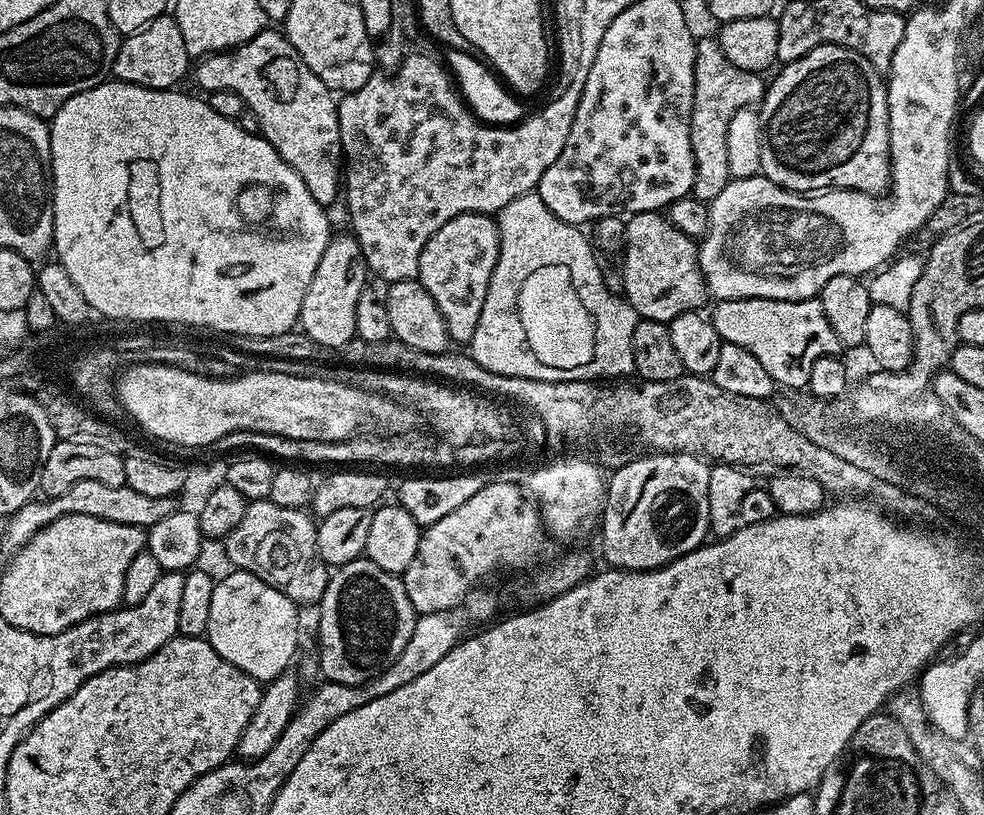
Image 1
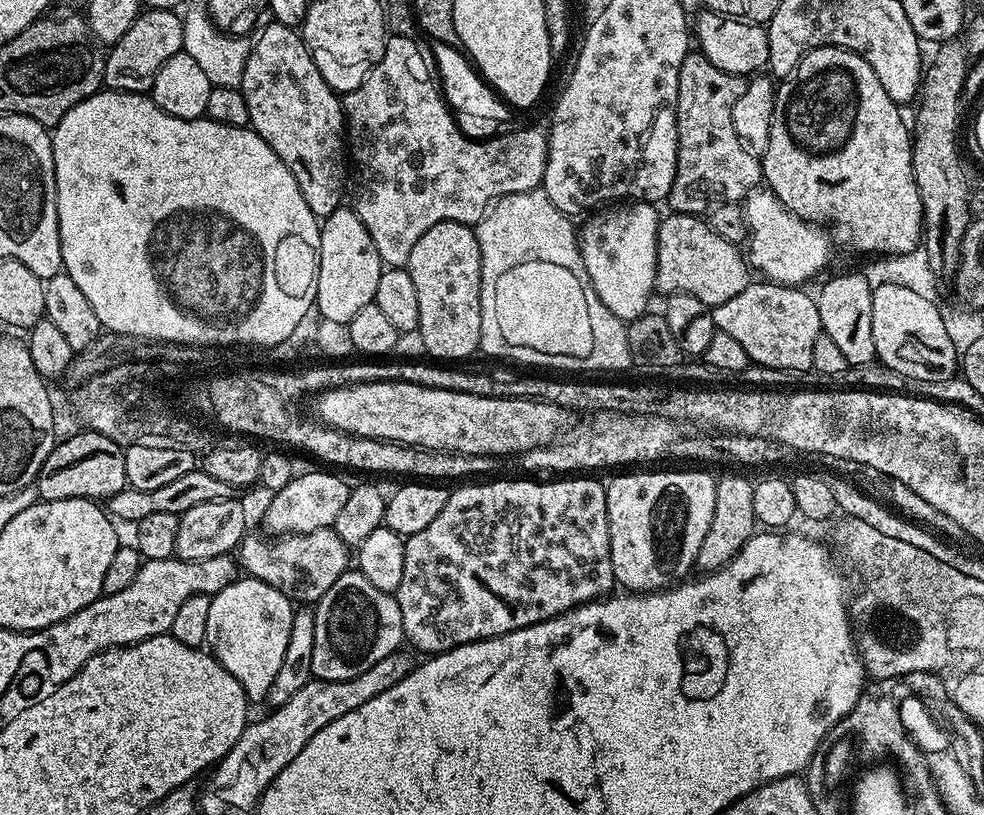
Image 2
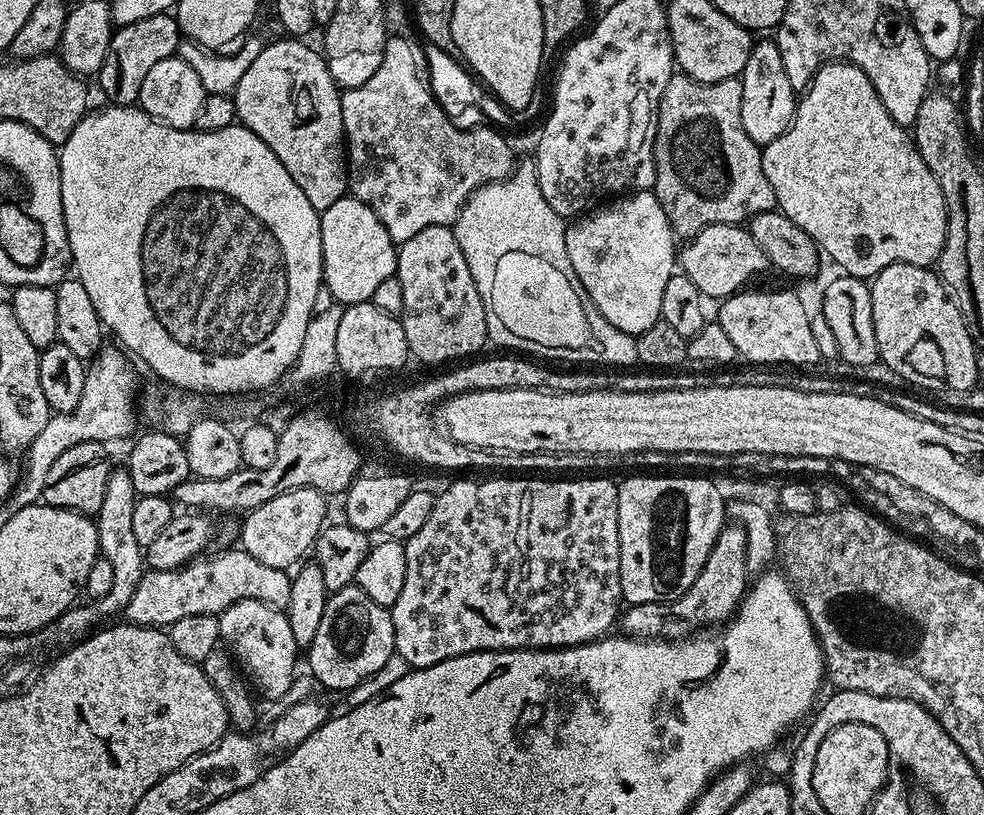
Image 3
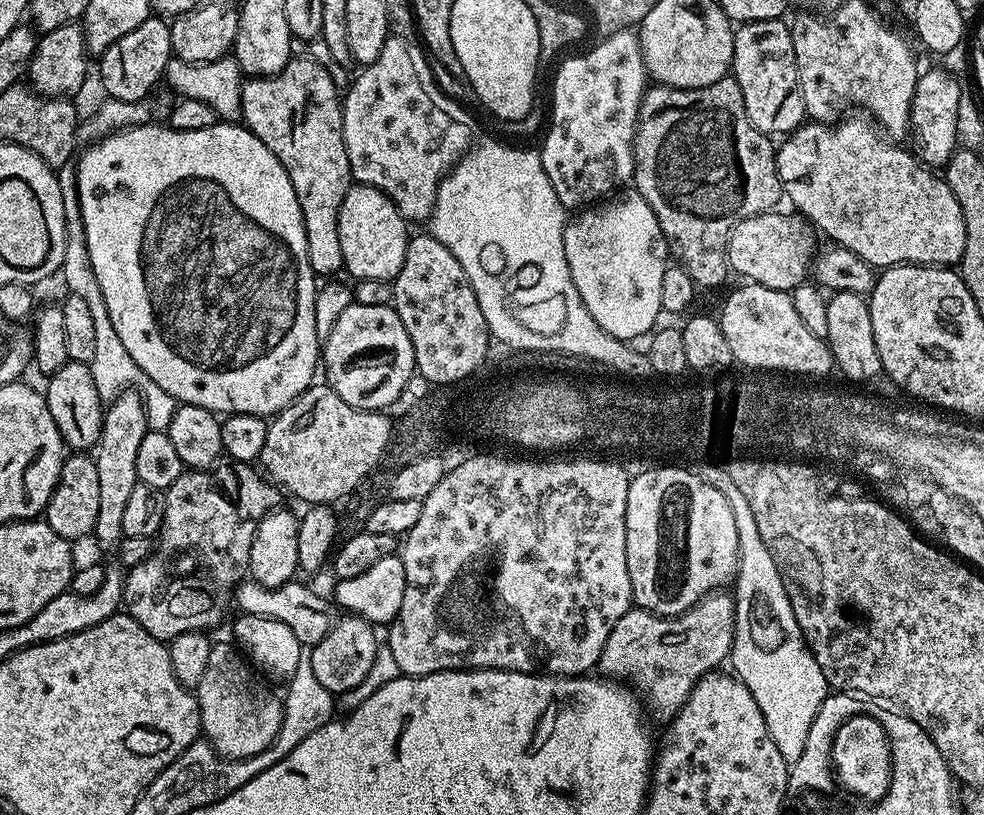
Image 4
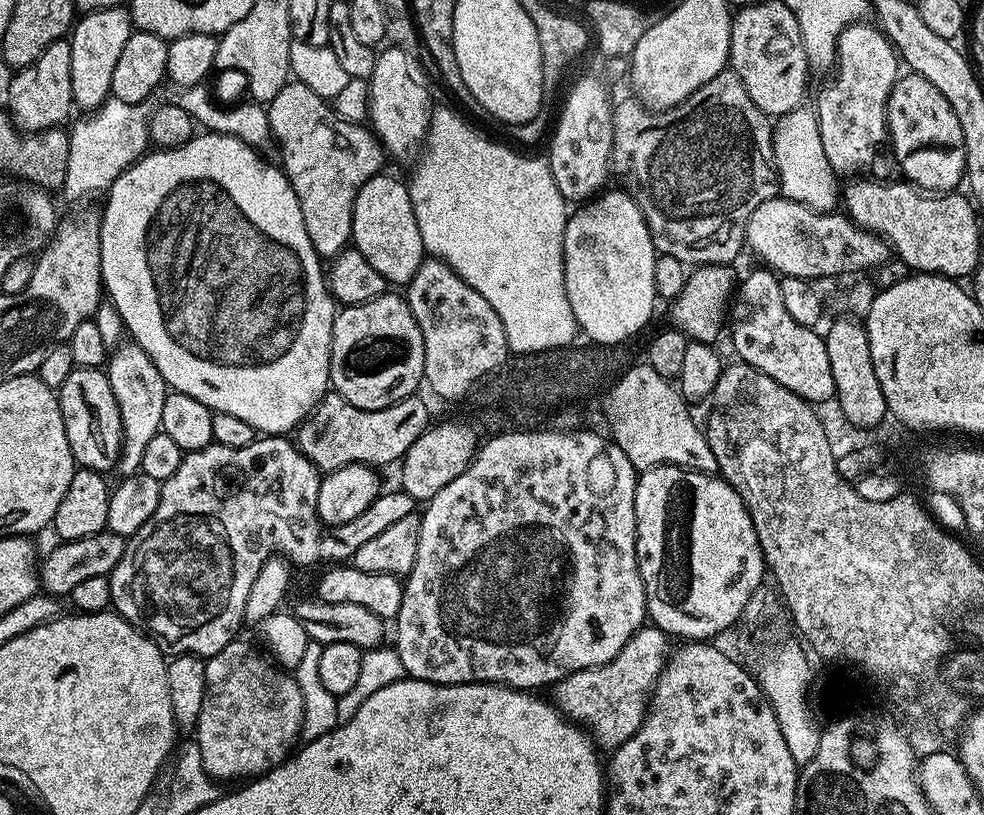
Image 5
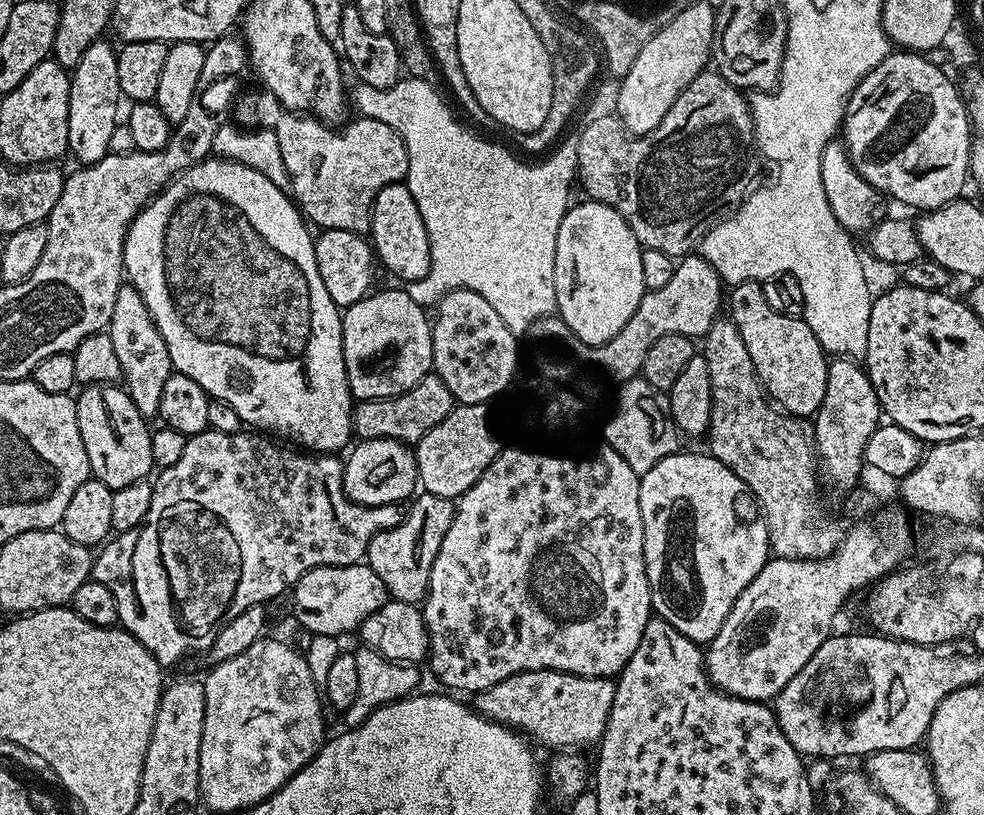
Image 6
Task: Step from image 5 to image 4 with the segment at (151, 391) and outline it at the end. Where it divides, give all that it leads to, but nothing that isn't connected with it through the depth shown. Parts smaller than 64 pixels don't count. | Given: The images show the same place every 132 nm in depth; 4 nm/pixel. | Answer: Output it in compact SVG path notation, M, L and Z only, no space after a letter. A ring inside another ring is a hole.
M129 390L118 394L104 410L104 429L94 449L94 459L98 466L98 522L94 533L104 548L115 549L119 545L124 531L122 530L122 514L130 493L137 484L136 463L138 462L138 446L142 438L149 432L148 415L144 398L139 392Z

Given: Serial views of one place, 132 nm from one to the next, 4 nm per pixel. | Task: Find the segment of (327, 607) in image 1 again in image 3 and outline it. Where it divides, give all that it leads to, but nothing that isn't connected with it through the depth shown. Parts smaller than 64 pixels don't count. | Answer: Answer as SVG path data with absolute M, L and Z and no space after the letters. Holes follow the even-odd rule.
M353 582L329 595L326 610L322 610L322 623L314 633L314 642L306 650L306 656L313 678L322 687L344 694L381 670L395 650L391 611L378 606L374 598L369 598Z

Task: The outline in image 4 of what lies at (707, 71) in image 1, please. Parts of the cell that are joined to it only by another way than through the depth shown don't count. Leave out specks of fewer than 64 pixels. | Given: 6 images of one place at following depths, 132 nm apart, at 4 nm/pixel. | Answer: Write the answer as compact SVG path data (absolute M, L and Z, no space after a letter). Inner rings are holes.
M735 78L719 80L711 84L709 88L671 88L665 84L656 84L645 91L640 103L640 120L636 124L634 188L642 198L646 198L646 202L654 210L654 214L658 218L658 226L662 226L662 234L668 243L671 259L679 267L684 268L690 274L692 281L701 289L716 288L727 276L730 276L726 249L728 247L728 235L734 230L734 226L746 218L754 218L761 216L764 212L773 211L779 205L776 203L782 200L782 189L776 169L776 148L768 140L771 139L750 122L750 118L746 114L746 106L742 102L742 90Z

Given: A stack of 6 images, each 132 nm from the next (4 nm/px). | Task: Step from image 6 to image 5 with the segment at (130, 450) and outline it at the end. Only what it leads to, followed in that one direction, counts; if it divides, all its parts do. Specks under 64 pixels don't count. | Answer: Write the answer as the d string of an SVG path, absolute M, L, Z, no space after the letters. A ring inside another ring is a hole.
M76 367L70 378L62 382L58 395L62 422L66 426L66 438L70 442L72 457L76 459L77 465L95 472L111 473L120 461L122 418L118 414L114 390L110 390L107 371L103 367Z

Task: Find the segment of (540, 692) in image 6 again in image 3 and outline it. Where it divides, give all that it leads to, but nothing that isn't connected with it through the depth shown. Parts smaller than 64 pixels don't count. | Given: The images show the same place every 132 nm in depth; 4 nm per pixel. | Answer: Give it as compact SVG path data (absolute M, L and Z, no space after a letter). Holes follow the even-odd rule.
M728 522L718 534L708 555L708 561L704 563L704 568L698 574L698 578L694 578L694 586L690 586L690 590L686 590L686 594L682 594L669 604L634 604L625 607L618 624L619 627L624 627L621 629L633 638L656 638L661 634L668 638L683 638L697 630L704 630L709 626L720 626L733 619L736 609L740 607L740 601L746 595L749 584L750 573L746 562L746 530L738 523Z

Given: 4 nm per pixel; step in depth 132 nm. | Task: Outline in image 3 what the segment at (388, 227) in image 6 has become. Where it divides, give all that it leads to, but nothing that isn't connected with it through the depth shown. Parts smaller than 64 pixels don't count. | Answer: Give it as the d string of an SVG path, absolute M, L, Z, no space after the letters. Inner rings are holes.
M345 194L334 202L334 206L320 212L322 230L322 258L324 259L324 279L326 292L337 304L366 304L371 301L375 288L396 274L396 254L398 245L390 238L382 218L354 195Z

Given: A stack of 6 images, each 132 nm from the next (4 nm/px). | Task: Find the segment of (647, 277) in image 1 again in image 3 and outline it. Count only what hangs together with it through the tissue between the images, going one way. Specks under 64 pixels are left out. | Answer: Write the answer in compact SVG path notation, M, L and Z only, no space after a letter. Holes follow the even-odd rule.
M715 224L706 226L698 235L691 237L688 244L679 249L678 268L694 286L698 286L700 295L705 298L735 296L745 287L744 284L755 272L769 267L766 254L762 254L762 246L754 242L747 227L734 224Z

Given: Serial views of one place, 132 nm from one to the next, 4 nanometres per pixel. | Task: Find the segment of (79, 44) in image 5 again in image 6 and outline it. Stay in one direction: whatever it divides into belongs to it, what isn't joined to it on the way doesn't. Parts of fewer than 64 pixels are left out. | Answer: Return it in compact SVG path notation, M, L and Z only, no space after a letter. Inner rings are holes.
M107 39L95 40L82 62L71 69L72 85L70 86L70 122L68 123L68 152L80 159L81 165L93 164L107 156L118 126L116 111L120 108L122 93L118 82L117 49L107 44Z

